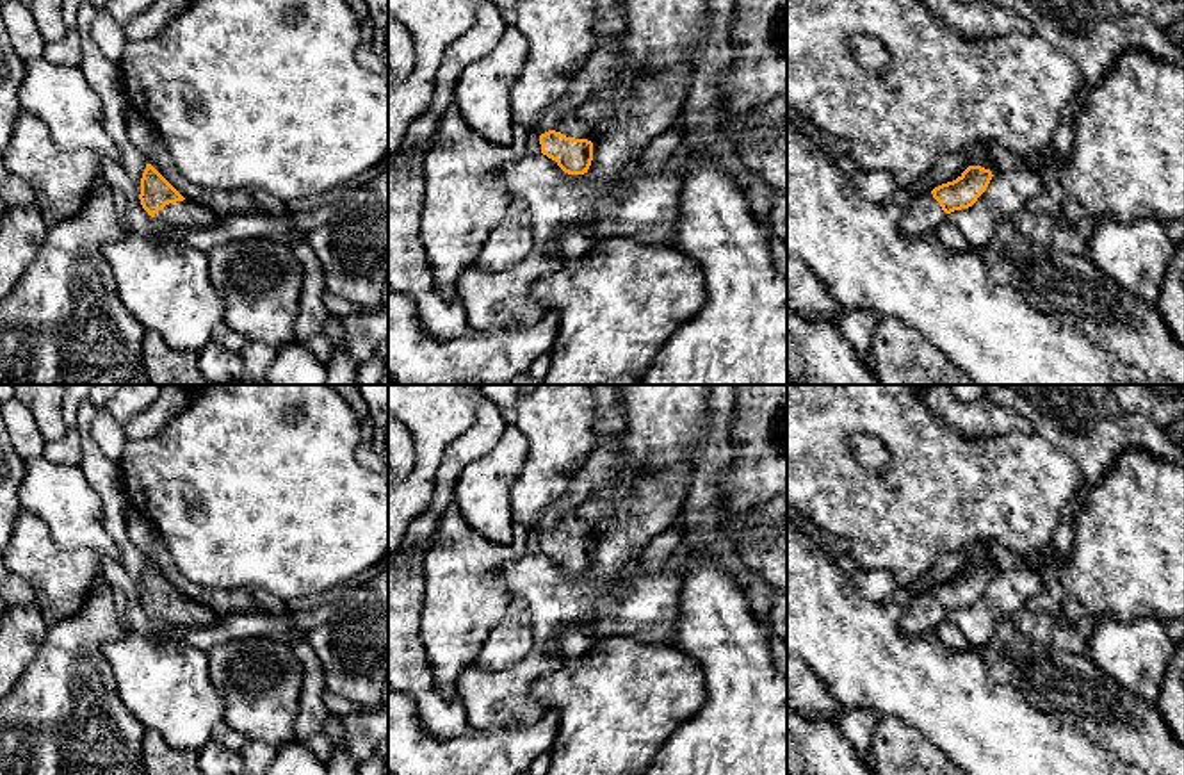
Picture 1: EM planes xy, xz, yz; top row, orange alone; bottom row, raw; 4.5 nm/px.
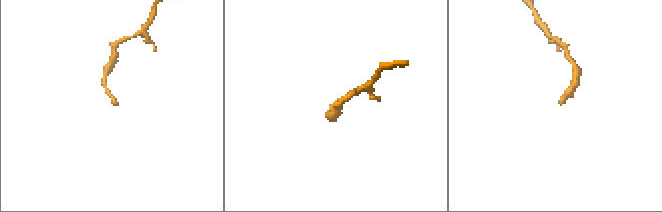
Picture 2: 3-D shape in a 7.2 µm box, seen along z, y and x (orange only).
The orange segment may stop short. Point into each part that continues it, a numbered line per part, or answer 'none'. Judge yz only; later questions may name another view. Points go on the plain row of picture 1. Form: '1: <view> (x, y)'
1: yz (924, 613)

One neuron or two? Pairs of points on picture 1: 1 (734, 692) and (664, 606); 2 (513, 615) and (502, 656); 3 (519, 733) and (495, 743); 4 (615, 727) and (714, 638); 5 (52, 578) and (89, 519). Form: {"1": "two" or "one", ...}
{"1": "two", "2": "one", "3": "one", "4": "two", "5": "two"}

